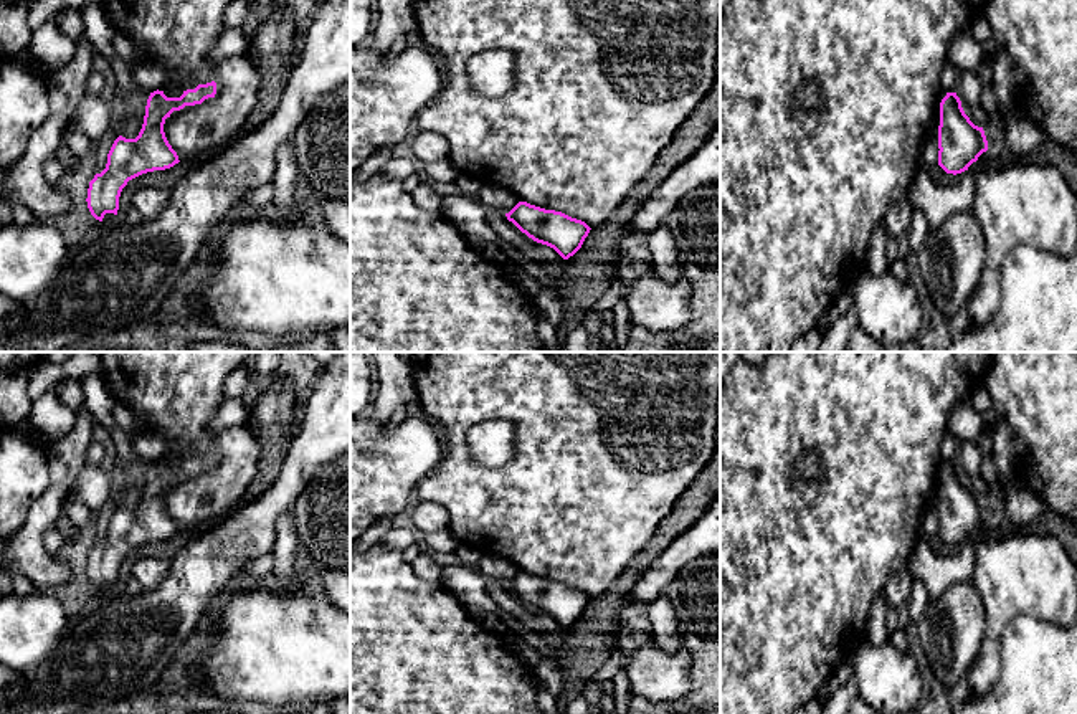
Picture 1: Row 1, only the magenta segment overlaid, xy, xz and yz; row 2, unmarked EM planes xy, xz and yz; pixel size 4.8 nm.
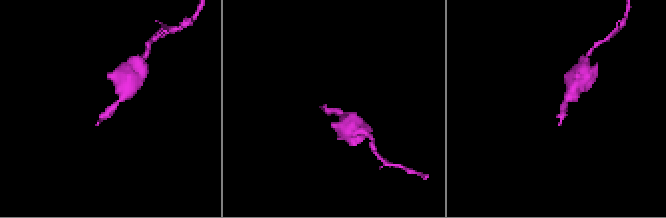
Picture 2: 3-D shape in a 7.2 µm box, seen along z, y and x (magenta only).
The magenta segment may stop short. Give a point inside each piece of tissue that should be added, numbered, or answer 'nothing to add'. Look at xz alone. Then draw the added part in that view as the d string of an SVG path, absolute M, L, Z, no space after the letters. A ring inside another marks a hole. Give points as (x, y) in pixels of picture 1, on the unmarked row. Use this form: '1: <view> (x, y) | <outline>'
nothing to add

